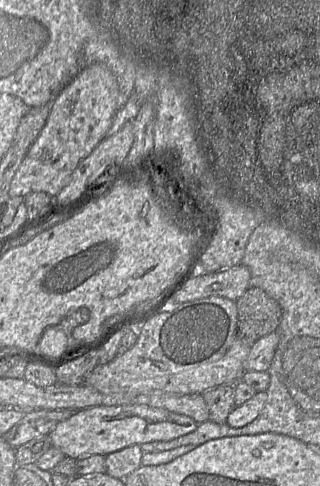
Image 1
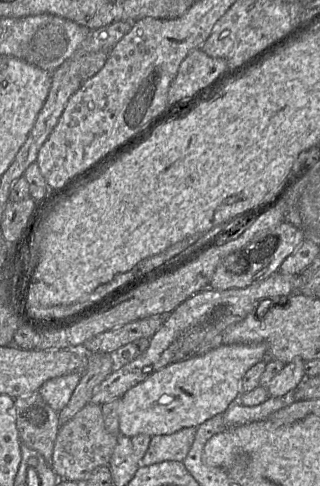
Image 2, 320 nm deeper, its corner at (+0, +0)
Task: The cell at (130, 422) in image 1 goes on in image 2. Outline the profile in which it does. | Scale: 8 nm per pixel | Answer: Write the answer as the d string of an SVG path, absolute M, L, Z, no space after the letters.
M266 343L224 345L204 354L174 362L153 373L143 382L129 389L120 398L119 432L132 438L139 434L150 437L173 434L183 428L197 427L218 414L222 414L232 402L238 401L240 383L245 373L267 357Z

